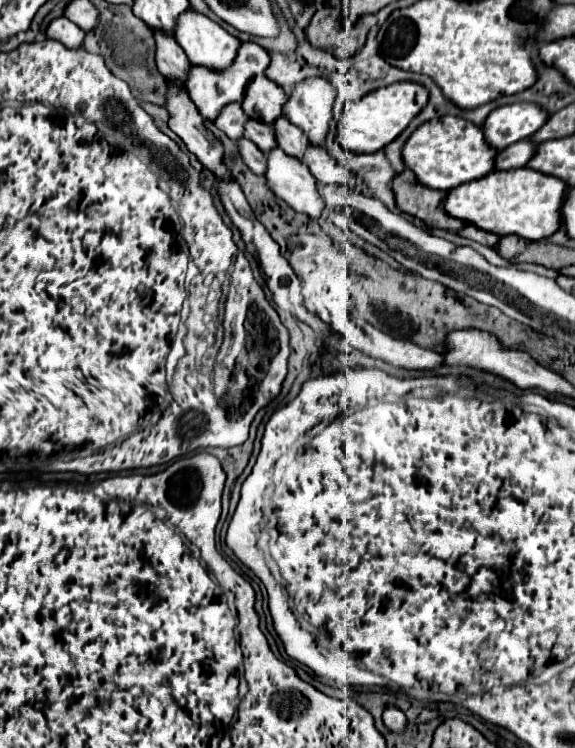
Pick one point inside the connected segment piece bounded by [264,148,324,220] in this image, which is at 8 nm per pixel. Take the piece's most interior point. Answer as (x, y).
(287, 177)

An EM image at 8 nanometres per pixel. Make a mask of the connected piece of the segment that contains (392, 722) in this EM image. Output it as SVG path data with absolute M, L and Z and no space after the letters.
M386 706L386 710L382 712L382 722L386 728L390 728L392 732L402 732L406 726L406 716L394 708L394 706Z

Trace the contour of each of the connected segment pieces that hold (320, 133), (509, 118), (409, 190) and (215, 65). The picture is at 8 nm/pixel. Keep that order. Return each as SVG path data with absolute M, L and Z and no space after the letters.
M306 78L288 90L284 116L298 126L304 136L322 146L334 106L334 86L324 78Z
M528 102L506 104L494 108L480 128L488 146L492 146L494 150L502 150L518 140L532 136L546 122L546 118L548 114L544 114L544 110L528 106Z
M410 170L396 174L390 182L390 188L394 192L396 206L402 212L426 222L428 228L442 228L442 230L456 232L458 228L466 226L462 220L456 220L456 218L450 218L448 214L444 214L440 204L442 204L446 192L428 190L426 186L420 186Z
M192 8L176 18L174 38L192 64L208 66L212 70L228 66L240 44L240 40L228 34L220 24Z

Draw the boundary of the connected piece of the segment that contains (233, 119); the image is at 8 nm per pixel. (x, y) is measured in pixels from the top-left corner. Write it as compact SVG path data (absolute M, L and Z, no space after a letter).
M230 102L226 104L218 118L214 120L214 124L230 138L230 140L236 140L236 138L242 138L242 132L244 132L244 120L246 120L246 114L244 110L240 110L240 104L238 102Z

